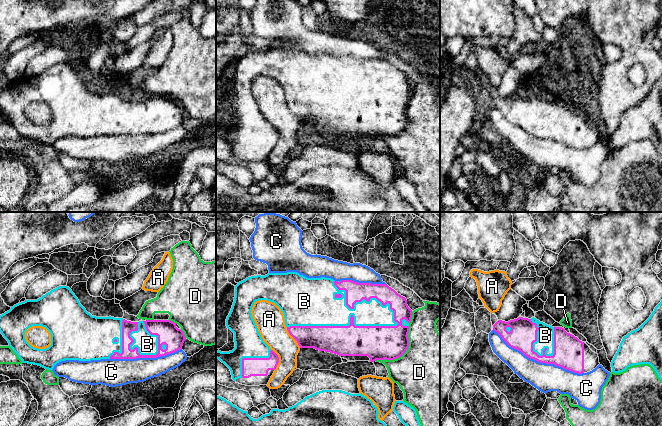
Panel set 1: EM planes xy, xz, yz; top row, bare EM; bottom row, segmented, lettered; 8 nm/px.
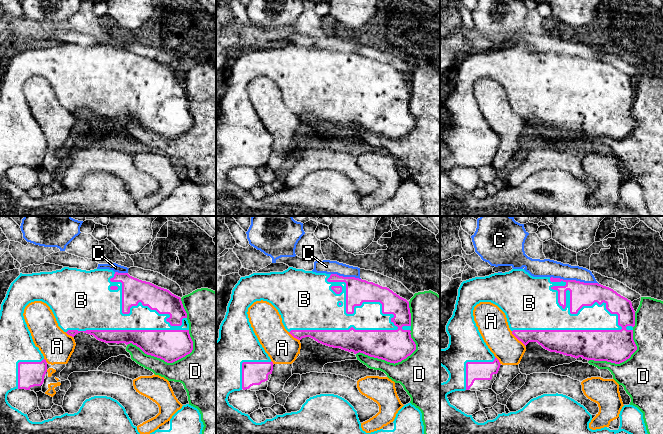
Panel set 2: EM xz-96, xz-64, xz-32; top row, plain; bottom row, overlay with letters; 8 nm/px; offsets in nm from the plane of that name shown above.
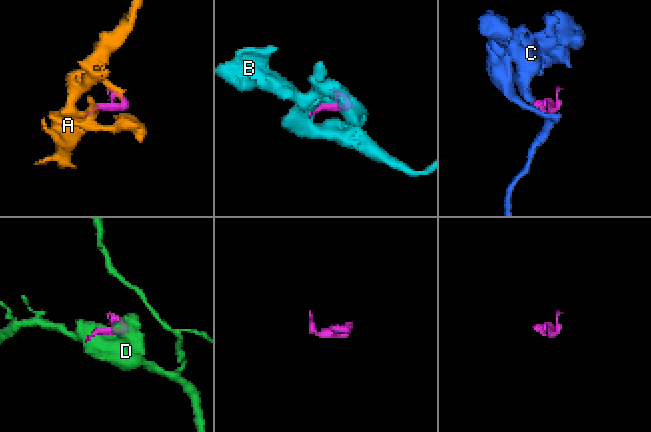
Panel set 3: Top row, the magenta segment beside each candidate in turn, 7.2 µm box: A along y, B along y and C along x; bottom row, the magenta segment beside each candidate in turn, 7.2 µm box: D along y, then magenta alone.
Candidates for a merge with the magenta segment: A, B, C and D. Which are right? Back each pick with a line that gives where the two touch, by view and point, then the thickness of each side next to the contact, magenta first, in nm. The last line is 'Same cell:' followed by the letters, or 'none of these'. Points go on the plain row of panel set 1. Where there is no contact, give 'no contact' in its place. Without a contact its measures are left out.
B: meets magenta in xz at (349, 101); 260 nm thick on the magenta side, 280 nm on the other
Same cell: B

